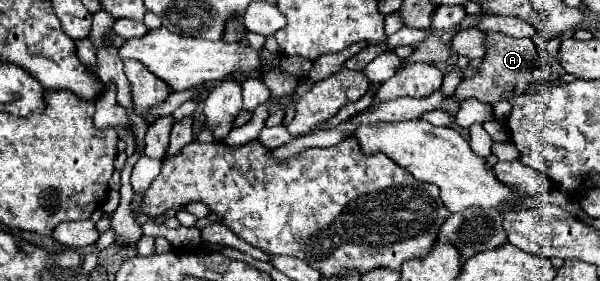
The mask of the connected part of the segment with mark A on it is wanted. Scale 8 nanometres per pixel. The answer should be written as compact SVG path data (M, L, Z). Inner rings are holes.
M484 32L486 54L480 66L480 74L460 82L454 92L454 100L462 102L466 98L478 98L480 102L494 104L498 100L508 100L514 94L522 94L528 84L542 82L540 78L550 76L550 66L542 64L532 38L512 38L502 32Z

